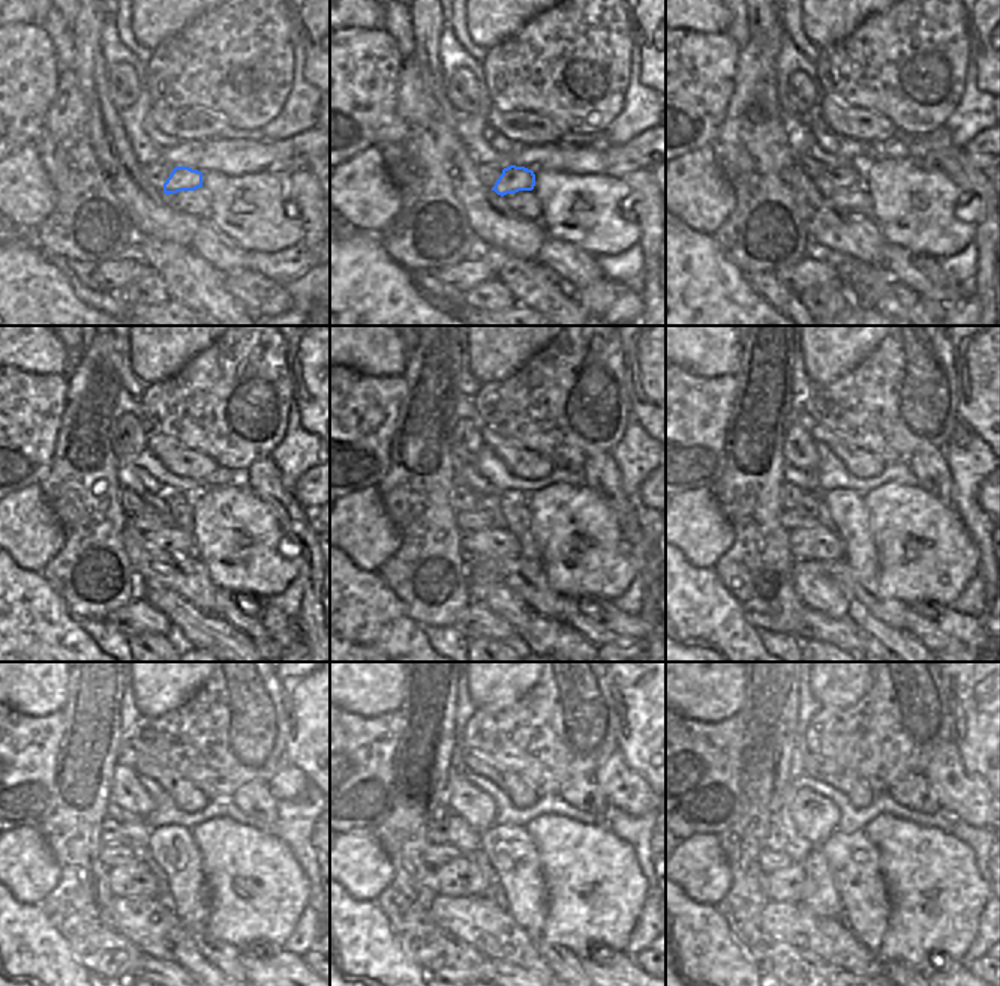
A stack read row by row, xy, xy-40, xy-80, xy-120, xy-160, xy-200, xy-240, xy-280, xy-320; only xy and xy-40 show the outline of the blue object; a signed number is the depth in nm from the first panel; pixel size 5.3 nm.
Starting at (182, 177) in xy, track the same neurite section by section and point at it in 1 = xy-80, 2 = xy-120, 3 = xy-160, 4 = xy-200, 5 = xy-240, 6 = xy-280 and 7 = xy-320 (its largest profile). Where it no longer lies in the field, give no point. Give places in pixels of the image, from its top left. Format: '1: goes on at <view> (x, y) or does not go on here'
1: goes on at xy-80 (847, 176)
2: goes on at xy-120 (149, 521)
3: goes on at xy-160 (473, 521)
4: goes on at xy-200 (799, 518)
5: goes on at xy-240 (111, 856)
6: goes on at xy-280 (437, 856)
7: goes on at xy-320 (769, 860)

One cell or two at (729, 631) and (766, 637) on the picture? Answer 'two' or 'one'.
two

